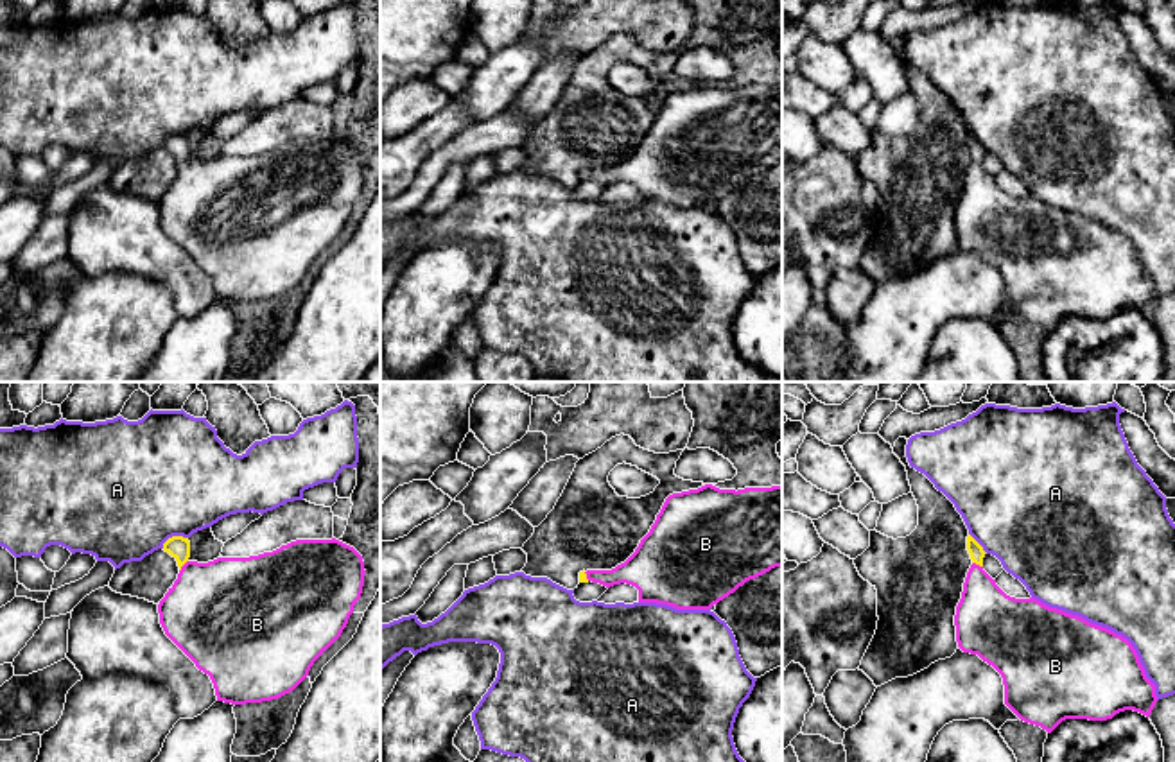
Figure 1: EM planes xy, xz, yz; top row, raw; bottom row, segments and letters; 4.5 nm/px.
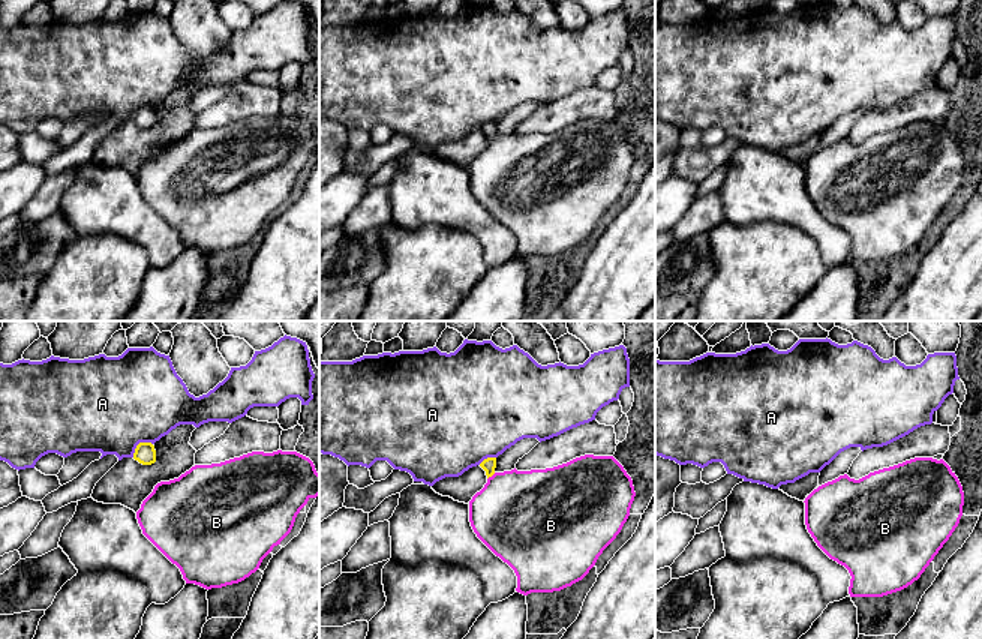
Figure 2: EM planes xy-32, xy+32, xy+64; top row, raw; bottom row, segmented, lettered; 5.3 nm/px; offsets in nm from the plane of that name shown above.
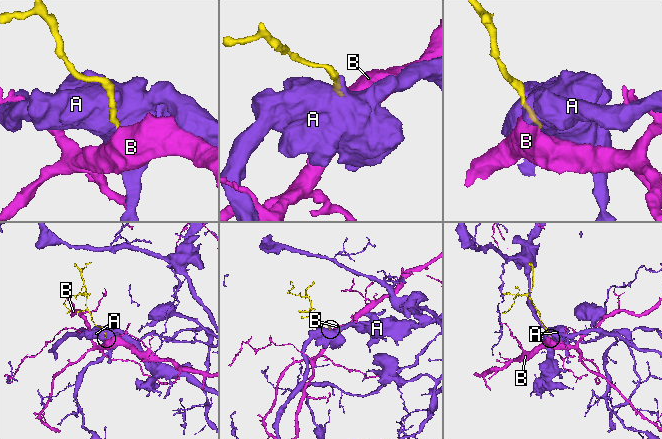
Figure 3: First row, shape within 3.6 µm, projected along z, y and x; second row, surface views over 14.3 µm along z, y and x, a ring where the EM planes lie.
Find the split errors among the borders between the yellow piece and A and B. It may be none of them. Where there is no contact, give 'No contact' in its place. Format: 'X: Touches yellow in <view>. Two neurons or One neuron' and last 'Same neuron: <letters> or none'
A: Touches yellow in xy. Two neurons
B: Touches yellow in xy. One neuron
Same neuron: B

